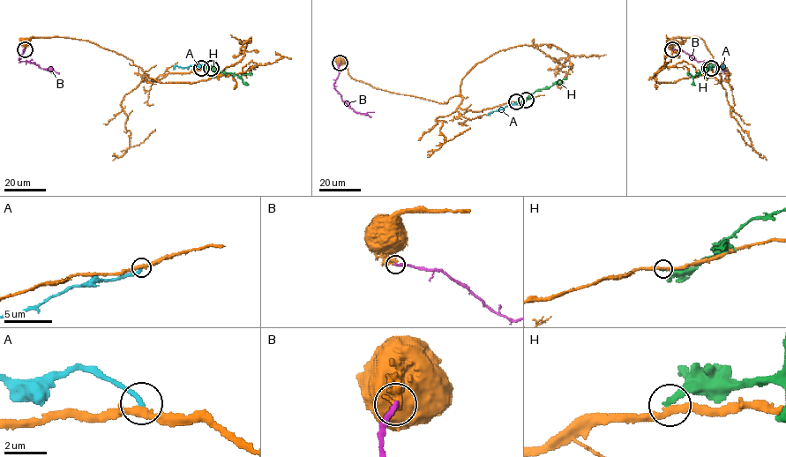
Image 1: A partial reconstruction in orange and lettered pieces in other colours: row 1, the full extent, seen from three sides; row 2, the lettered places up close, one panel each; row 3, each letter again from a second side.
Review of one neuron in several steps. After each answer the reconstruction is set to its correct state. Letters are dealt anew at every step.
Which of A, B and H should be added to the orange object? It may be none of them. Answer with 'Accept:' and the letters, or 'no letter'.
Accept: no letter

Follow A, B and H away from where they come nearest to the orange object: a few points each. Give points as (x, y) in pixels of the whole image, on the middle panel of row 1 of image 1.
A: (526, 100), (488, 115)
B: (340, 63), (334, 83), (341, 100), (355, 112), (374, 112)
H: (516, 101), (523, 101), (536, 90), (548, 88), (567, 78)

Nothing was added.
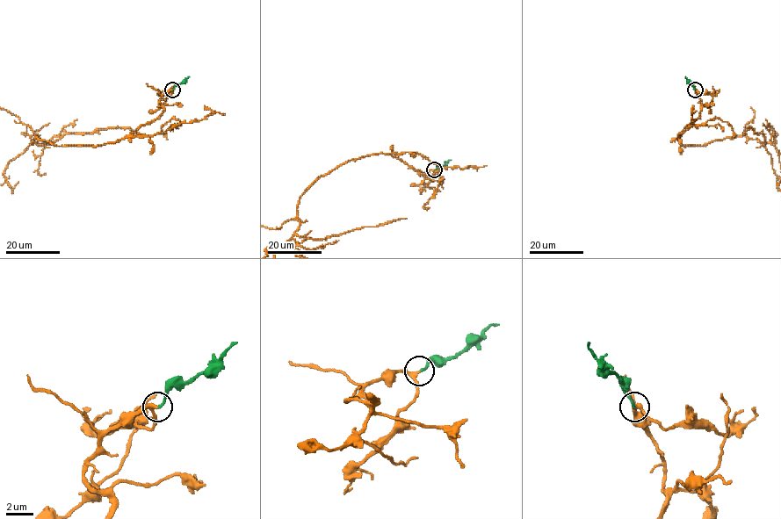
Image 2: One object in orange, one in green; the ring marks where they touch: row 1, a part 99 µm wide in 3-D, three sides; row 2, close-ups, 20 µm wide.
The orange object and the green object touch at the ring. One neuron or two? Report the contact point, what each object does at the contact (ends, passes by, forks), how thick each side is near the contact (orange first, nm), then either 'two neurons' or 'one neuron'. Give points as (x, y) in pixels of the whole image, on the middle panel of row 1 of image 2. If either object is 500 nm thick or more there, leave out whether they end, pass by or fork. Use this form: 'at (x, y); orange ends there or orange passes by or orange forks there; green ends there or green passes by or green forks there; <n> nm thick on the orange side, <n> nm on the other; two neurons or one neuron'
at (434, 169); orange passes by; green ends there; 280 nm thick on the orange side, 190 nm on the other; one neuron

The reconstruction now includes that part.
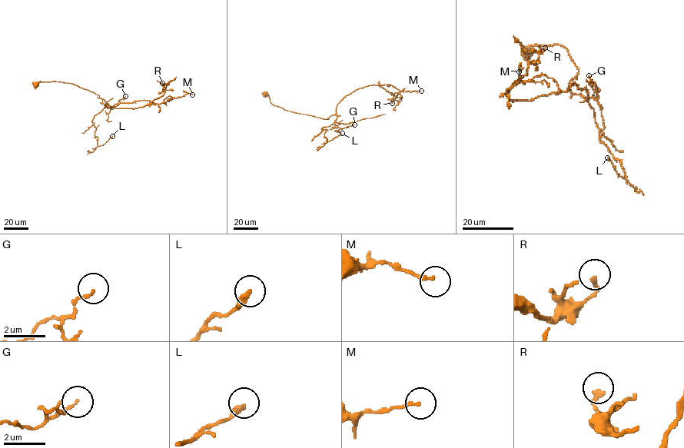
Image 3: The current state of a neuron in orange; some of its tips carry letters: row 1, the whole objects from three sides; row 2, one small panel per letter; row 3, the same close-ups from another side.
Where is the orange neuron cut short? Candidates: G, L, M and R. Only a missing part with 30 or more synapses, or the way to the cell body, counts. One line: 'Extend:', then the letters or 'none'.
Extend: none

